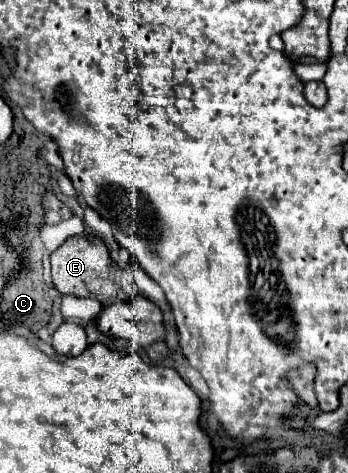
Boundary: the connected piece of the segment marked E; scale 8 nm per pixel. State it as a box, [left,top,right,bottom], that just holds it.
[50,234,122,302]

